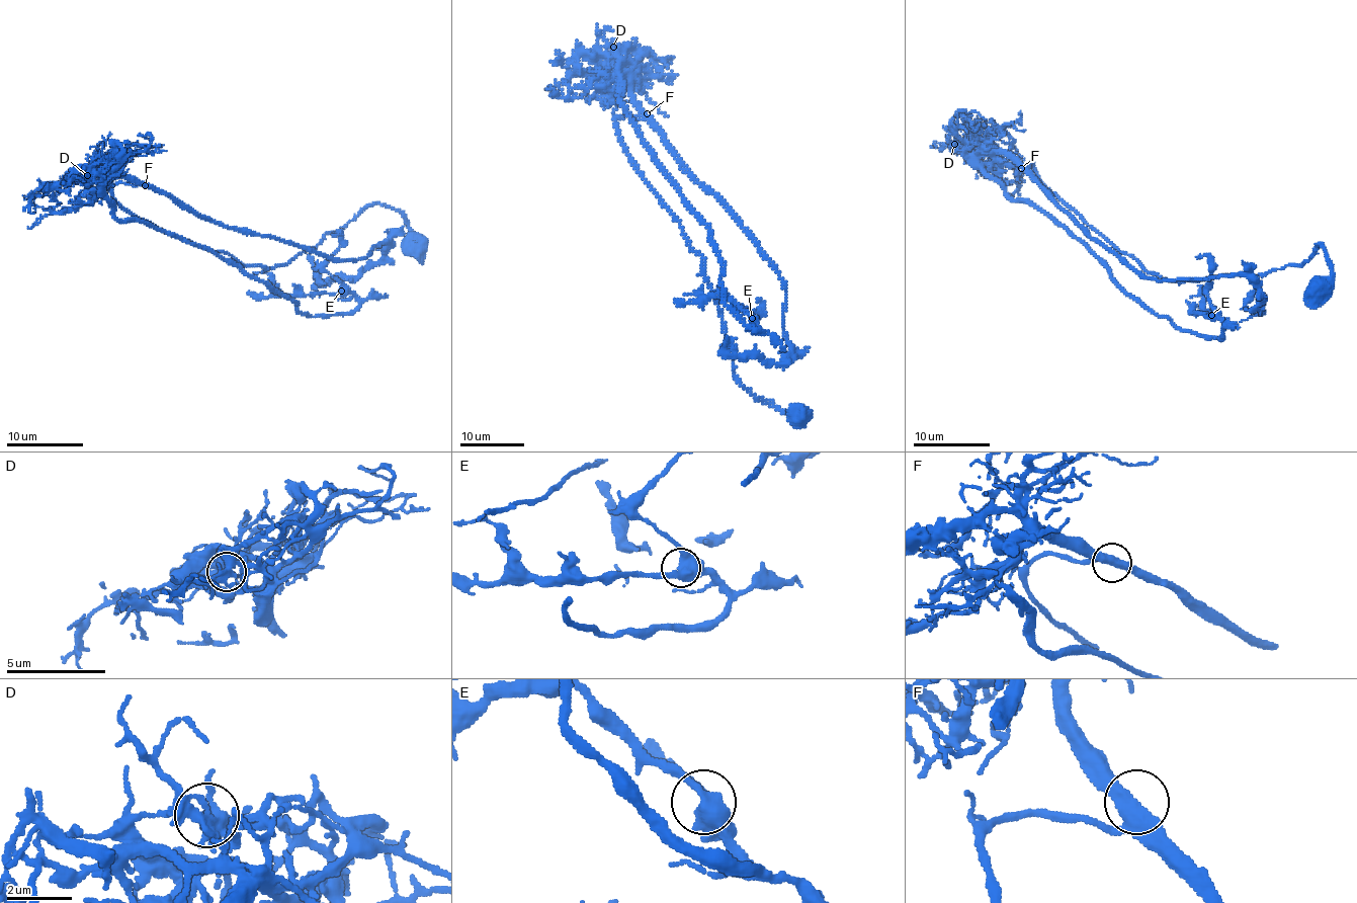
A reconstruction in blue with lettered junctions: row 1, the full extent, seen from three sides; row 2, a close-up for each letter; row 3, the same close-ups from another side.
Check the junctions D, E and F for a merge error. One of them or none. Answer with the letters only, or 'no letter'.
D

